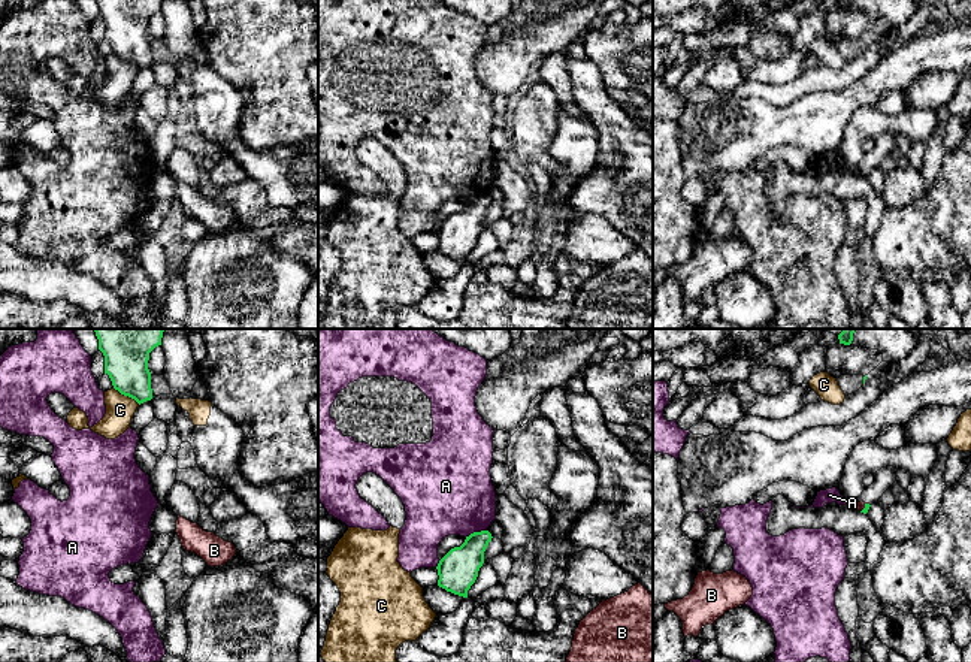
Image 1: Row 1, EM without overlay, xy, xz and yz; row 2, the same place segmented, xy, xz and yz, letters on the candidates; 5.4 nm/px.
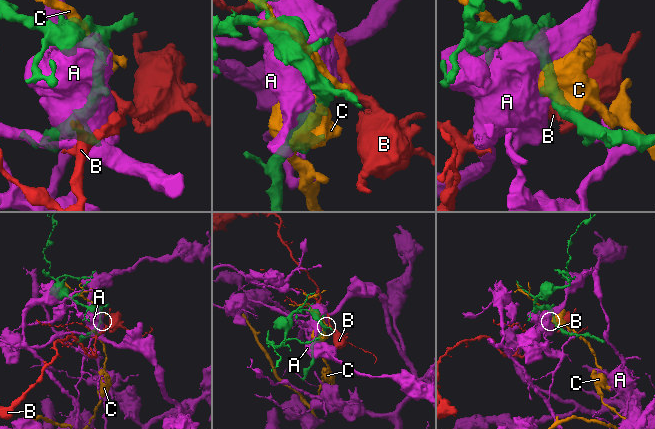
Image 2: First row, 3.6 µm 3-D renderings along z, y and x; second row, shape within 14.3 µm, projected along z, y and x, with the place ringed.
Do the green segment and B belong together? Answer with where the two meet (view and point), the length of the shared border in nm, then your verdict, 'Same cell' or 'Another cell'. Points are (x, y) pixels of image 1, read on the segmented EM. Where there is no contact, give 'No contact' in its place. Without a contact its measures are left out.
Touches green at yz (864, 508). Shared border 50 nm. Another cell

